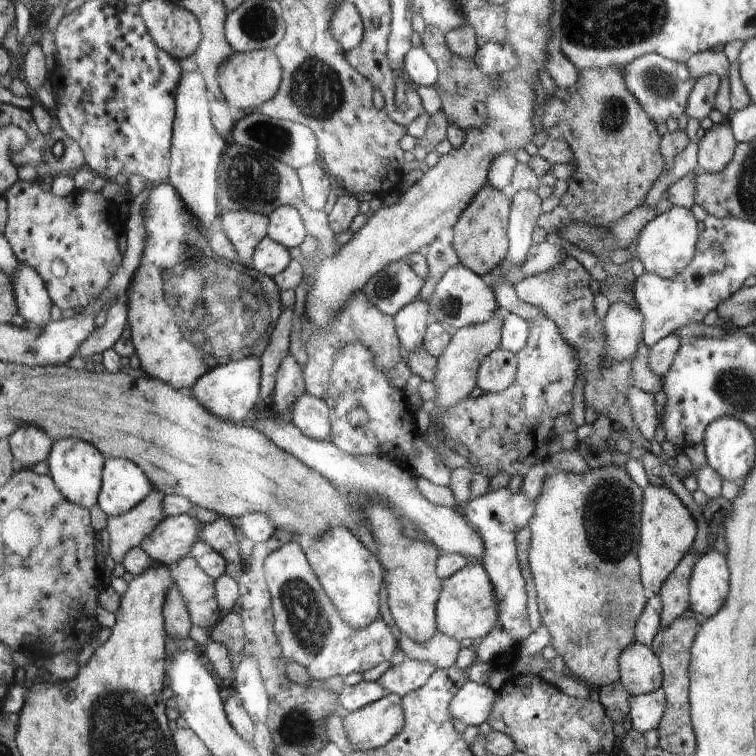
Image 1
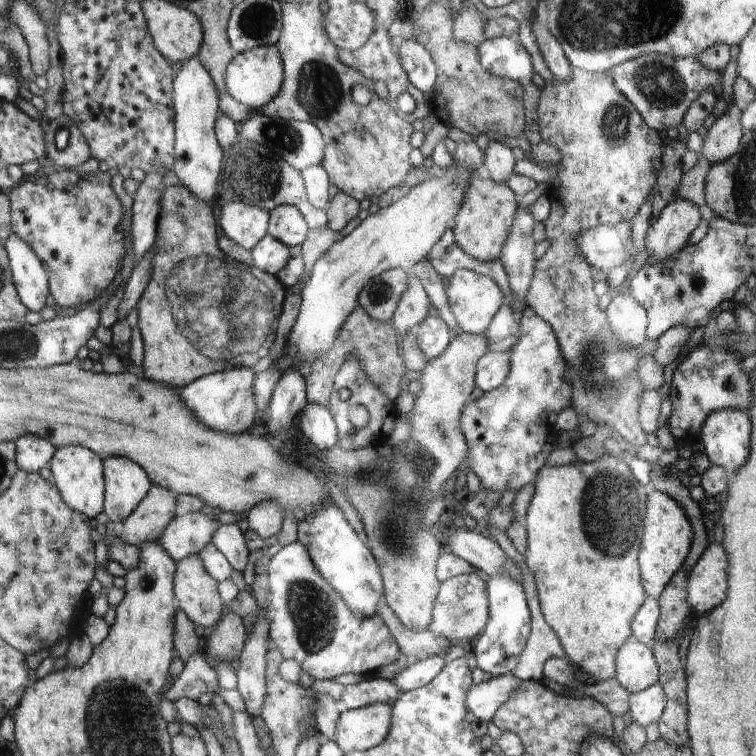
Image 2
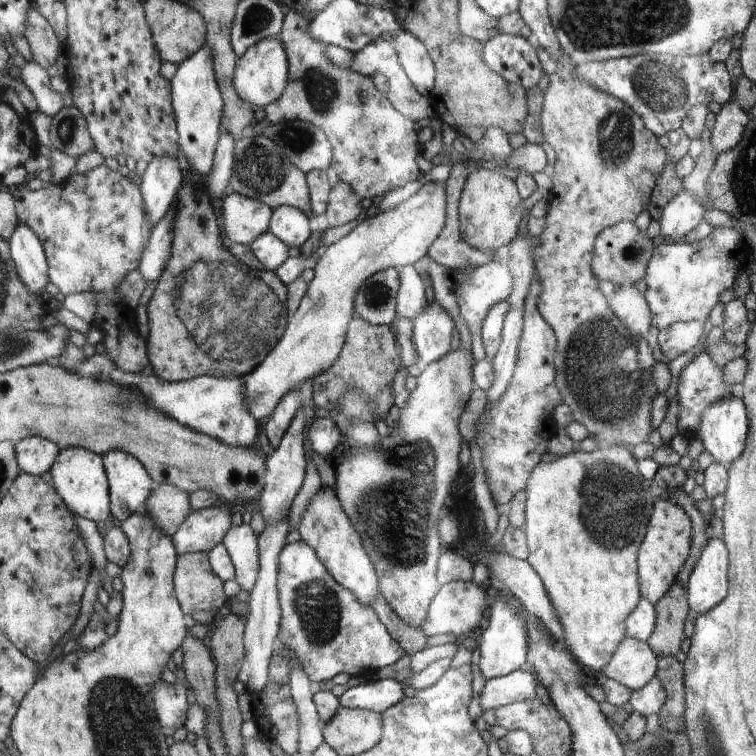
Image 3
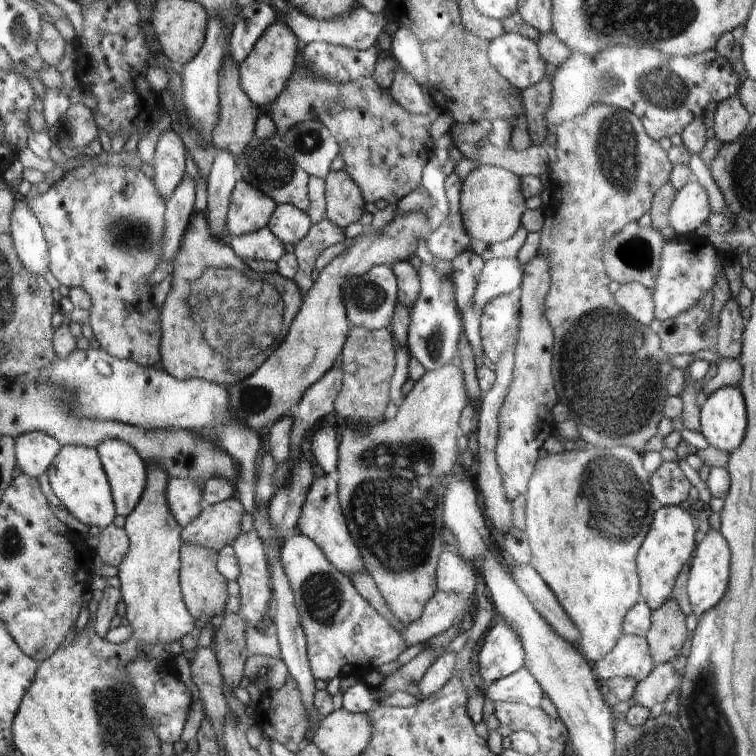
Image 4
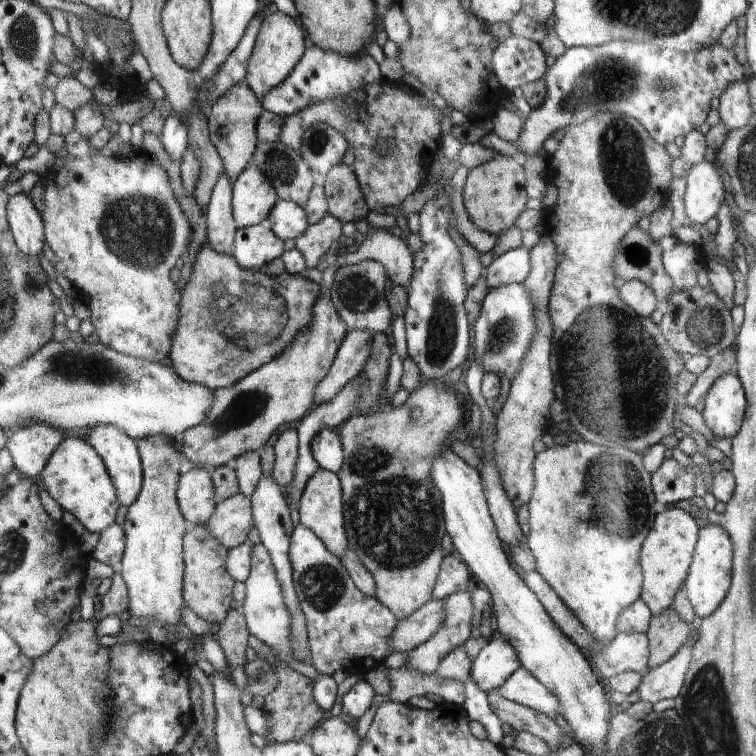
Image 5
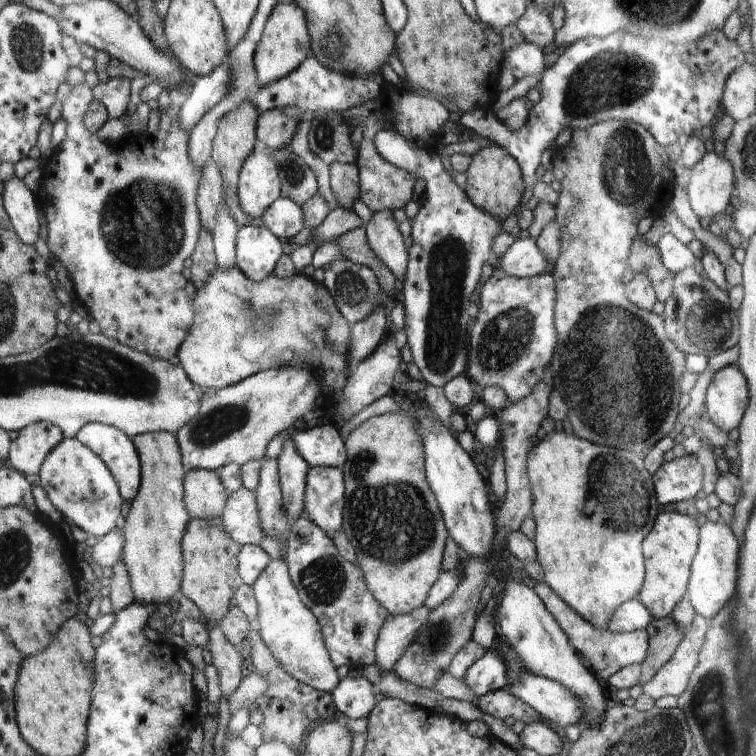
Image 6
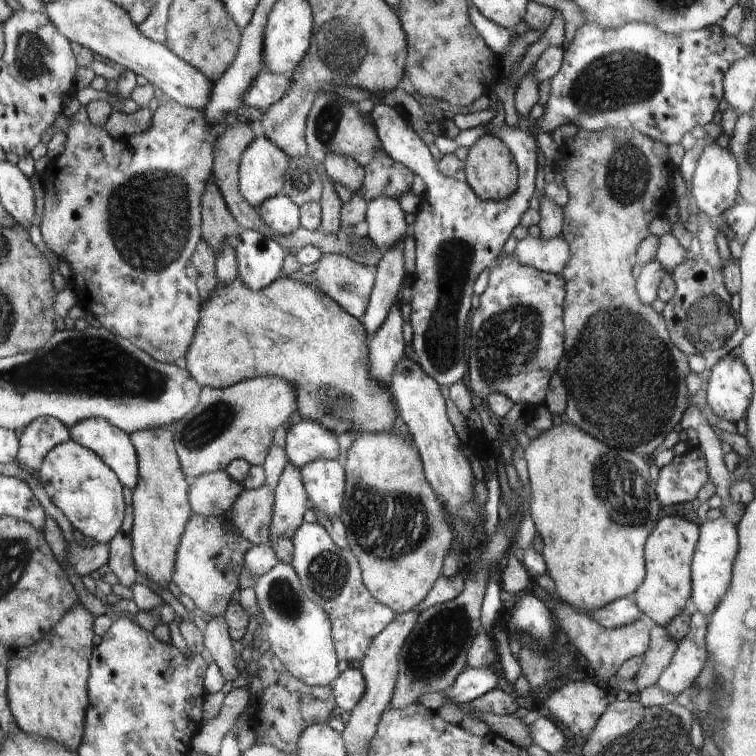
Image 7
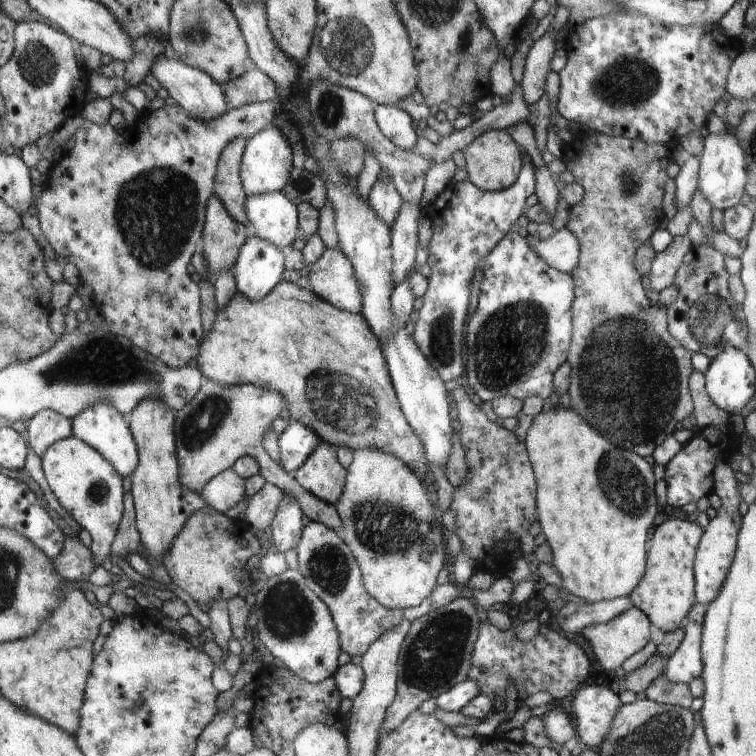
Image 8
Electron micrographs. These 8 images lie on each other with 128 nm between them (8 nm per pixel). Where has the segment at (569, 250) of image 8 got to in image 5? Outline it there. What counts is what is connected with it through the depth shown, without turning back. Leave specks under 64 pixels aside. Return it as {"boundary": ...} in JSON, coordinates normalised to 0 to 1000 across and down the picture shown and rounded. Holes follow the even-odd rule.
{"boundary":[[[692,324],[656,339],[648,352],[638,360],[643,364],[644,385],[659,378],[692,376],[701,362],[701,354],[701,331]]]}

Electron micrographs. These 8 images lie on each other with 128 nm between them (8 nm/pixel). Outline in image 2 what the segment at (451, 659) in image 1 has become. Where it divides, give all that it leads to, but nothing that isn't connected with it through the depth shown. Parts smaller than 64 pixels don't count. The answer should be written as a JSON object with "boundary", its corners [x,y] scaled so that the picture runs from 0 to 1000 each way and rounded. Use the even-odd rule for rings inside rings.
{"boundary":[[[511,796],[499,812],[512,821],[522,845],[528,848],[529,862],[534,864],[540,880],[571,868],[582,868],[597,853],[587,841],[577,841],[567,831],[558,836],[540,833]]]}

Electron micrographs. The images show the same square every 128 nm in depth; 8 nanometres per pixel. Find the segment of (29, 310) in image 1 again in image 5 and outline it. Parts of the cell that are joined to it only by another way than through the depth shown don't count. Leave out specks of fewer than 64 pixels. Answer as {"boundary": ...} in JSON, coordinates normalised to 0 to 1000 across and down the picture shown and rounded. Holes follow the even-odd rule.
{"boundary":[[[34,255],[12,259],[9,292],[24,327],[37,339],[57,337],[60,304],[57,291]]]}

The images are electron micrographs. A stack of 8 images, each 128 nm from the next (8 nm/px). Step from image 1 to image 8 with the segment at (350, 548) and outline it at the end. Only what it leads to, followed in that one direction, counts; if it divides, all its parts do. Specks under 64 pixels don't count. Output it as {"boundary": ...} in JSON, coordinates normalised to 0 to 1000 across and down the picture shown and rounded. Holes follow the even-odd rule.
{"boundary":[[[425,585],[406,611],[390,624],[394,640],[431,667],[444,671],[458,640],[458,622],[450,616],[439,589]]]}

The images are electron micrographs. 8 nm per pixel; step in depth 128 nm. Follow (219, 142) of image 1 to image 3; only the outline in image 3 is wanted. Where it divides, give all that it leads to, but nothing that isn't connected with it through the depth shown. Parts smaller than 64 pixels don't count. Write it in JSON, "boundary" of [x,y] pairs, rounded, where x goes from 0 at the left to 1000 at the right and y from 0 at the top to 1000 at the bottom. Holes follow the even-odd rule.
{"boundary":[[[272,58],[251,77],[233,87],[228,103],[228,138],[231,139],[231,163],[237,176],[237,194],[251,222],[272,235],[283,225],[284,196],[294,175],[295,126],[284,101],[283,77]]]}

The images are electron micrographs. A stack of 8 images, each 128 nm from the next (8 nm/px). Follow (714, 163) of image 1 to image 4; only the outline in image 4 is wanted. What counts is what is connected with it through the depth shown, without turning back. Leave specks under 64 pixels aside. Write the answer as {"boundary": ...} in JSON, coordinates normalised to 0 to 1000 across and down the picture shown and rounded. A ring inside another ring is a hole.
{"boundary":[[[976,126],[958,132],[946,146],[946,183],[955,190],[972,188],[991,164],[992,151],[984,144]]]}

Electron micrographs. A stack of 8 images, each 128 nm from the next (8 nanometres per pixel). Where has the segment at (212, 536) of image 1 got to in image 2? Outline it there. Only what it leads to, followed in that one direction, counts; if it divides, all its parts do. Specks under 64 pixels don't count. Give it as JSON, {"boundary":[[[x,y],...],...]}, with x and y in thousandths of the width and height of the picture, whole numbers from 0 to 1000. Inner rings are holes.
{"boundary":[[[313,692],[291,694],[284,704],[280,720],[296,733],[299,741],[307,747],[308,754],[323,759],[328,745],[331,728],[323,714],[323,704],[317,701]]]}

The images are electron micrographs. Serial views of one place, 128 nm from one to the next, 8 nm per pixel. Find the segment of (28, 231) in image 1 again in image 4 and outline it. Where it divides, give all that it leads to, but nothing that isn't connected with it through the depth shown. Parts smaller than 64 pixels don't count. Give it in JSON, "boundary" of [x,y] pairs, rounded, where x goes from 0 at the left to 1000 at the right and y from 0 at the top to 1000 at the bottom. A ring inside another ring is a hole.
{"boundary":[[[120,214],[91,225],[77,242],[66,245],[66,251],[58,254],[56,259],[48,259],[48,262],[28,259],[26,262],[52,292],[60,320],[62,321],[62,341],[66,360],[71,364],[71,368],[77,370],[79,377],[89,378],[91,382],[108,381],[120,393],[118,421],[122,433],[127,437],[124,447],[132,454],[132,460],[140,467],[146,467],[148,472],[175,475],[190,485],[204,485],[213,476],[213,438],[210,434],[212,423],[209,423],[209,413],[205,415],[201,394],[196,390],[194,369],[206,356],[206,352],[214,347],[216,317],[220,316],[220,265],[217,265],[217,259],[210,254],[210,250],[205,249],[205,241],[192,234],[185,224],[176,225],[161,220],[135,220]]]}

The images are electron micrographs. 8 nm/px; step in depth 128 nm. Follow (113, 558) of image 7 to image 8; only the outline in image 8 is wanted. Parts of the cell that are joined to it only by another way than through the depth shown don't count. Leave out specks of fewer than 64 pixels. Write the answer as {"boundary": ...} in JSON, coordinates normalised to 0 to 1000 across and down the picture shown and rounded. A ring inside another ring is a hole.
{"boundary":[[[169,651],[164,659],[164,685],[159,688],[147,720],[146,733],[167,739],[168,733],[183,731],[185,717],[185,704],[180,696],[179,667],[175,653]]]}

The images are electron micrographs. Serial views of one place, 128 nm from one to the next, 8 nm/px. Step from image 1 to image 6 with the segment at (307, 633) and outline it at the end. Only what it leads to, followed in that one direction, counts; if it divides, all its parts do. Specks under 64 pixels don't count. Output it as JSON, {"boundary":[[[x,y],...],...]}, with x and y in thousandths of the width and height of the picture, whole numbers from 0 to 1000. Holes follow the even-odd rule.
{"boundary":[[[394,684],[385,693],[377,717],[376,741],[399,796],[417,811],[427,828],[437,873],[444,884],[455,878],[462,884],[480,885],[487,878],[496,878],[500,870],[497,851],[516,811],[485,776],[480,755],[448,730],[438,710],[417,689]]]}

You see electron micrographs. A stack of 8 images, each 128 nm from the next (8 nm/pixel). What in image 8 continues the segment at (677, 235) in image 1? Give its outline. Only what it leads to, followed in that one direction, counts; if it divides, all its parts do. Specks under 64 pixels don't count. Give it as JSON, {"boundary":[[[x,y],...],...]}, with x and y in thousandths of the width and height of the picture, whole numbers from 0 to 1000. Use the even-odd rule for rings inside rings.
{"boundary":[[[939,176],[931,187],[931,200],[925,214],[923,250],[931,265],[947,278],[959,279],[979,270],[979,262],[988,255],[988,225],[984,197],[974,177]]]}

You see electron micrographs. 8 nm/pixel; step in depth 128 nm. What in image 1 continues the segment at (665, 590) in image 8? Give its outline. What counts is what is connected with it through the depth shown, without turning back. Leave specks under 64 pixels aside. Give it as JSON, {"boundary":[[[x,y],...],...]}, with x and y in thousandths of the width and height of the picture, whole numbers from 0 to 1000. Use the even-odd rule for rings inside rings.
{"boundary":[[[860,640],[854,648],[851,648],[848,708],[848,769],[854,783],[870,787],[878,769],[897,749],[905,734],[915,726],[921,712],[921,690],[892,651],[881,644],[865,644]]]}

